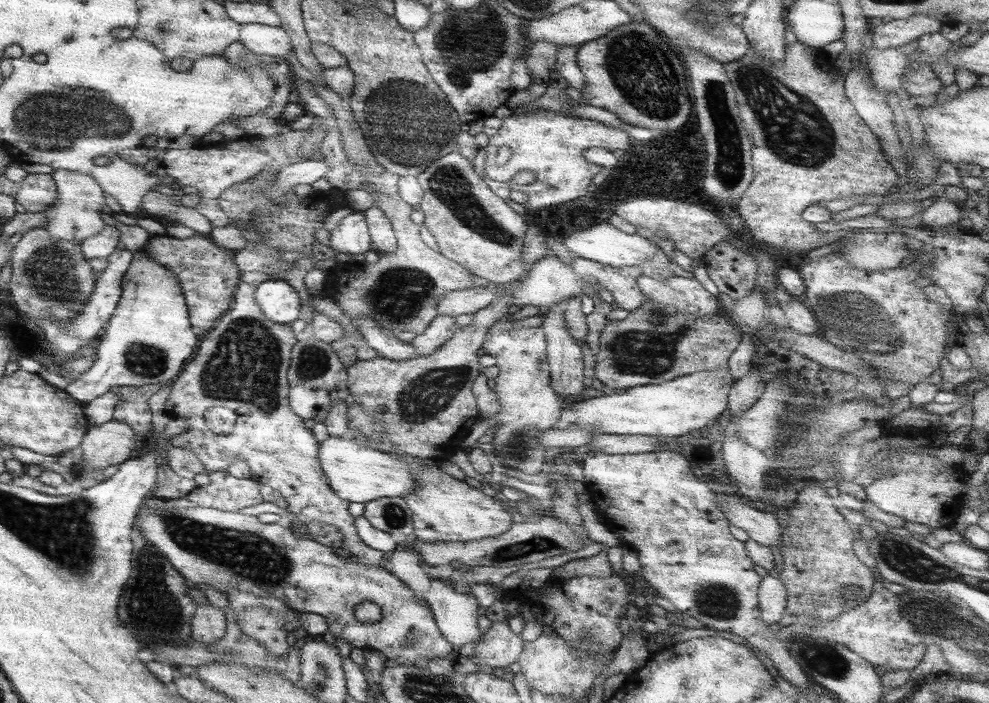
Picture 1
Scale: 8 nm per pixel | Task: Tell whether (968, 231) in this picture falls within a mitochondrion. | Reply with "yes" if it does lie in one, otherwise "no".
no

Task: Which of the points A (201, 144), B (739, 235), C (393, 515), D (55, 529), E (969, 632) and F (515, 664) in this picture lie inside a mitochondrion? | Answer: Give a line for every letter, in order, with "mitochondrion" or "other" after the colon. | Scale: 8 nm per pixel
A: other
B: other
C: mitochondrion
D: mitochondrion
E: mitochondrion
F: other

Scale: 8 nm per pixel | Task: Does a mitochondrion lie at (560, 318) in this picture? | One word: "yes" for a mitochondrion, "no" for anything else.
no

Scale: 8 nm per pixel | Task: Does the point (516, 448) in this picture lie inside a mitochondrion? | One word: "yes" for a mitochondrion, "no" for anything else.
yes

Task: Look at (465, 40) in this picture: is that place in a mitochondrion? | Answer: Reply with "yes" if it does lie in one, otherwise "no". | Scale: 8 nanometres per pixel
yes

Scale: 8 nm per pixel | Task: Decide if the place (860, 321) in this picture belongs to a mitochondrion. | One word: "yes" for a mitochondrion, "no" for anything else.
yes

